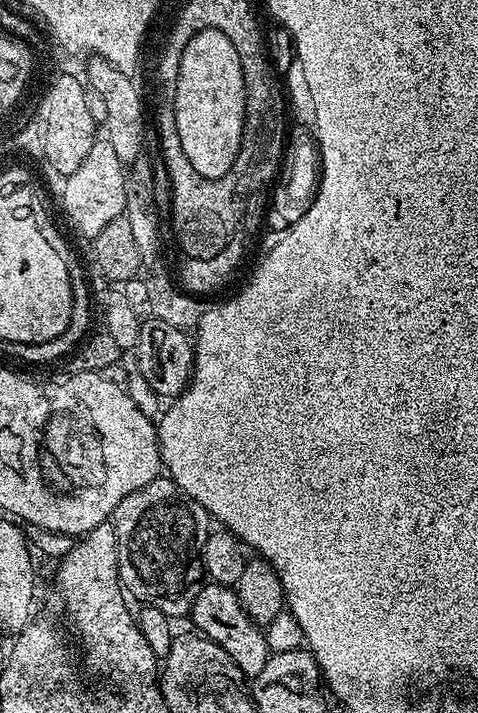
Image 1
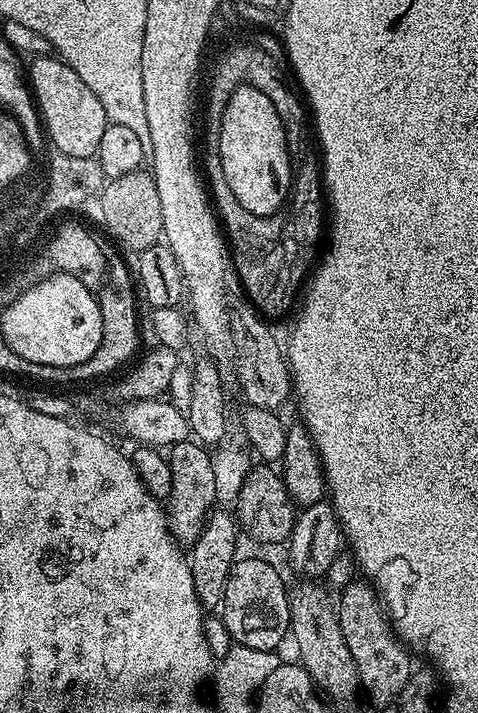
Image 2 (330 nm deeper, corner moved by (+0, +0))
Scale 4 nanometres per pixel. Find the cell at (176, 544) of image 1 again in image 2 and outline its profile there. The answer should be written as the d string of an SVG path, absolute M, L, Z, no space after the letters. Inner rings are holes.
M189 438L172 445L167 458L172 475L172 489L166 501L168 528L177 544L191 546L198 534L202 534L208 513L213 511L215 505L212 503L218 499L214 484L213 457L205 445Z

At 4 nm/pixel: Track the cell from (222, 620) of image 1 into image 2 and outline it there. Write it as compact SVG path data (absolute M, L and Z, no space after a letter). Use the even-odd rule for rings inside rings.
M252 556L249 560L237 559L232 565L226 594L222 605L224 628L233 637L235 643L254 650L273 651L279 649L284 636L289 635L292 615L290 614L290 592L284 589L284 580L280 572L268 560L259 560Z

